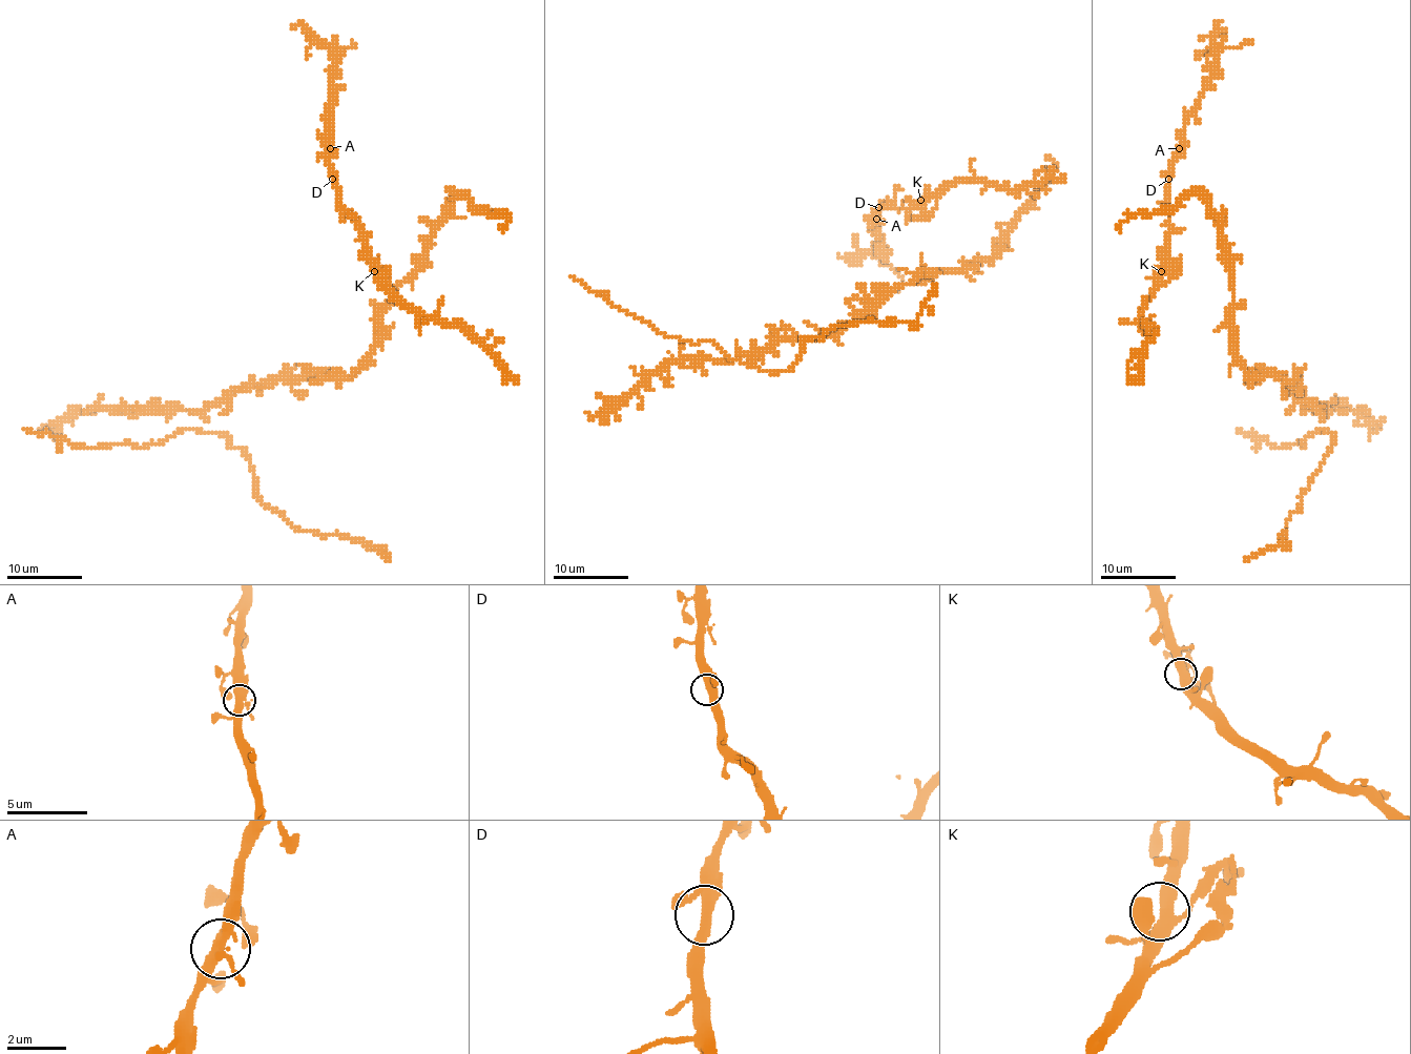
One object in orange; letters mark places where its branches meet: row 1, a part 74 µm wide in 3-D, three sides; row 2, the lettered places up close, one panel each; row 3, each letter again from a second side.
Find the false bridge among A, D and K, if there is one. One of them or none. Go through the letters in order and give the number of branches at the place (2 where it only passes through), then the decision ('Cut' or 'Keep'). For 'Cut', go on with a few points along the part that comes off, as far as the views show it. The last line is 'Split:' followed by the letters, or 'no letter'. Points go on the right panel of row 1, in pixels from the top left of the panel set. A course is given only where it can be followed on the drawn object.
A: Branches: 3. Keep
D: Branches: 3. Keep
K: Branches: 3. Keep
Split: no letter

